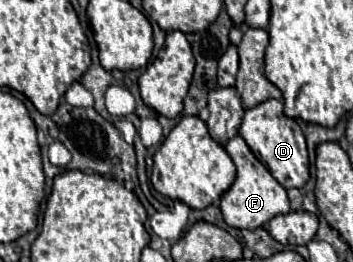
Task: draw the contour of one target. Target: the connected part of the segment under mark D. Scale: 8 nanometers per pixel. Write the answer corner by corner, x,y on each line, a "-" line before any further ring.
265,100
255,108
245,110
239,134
245,138
251,152
269,168
273,178
285,188
301,188
309,180
309,158
305,136
295,120
285,116
281,100

